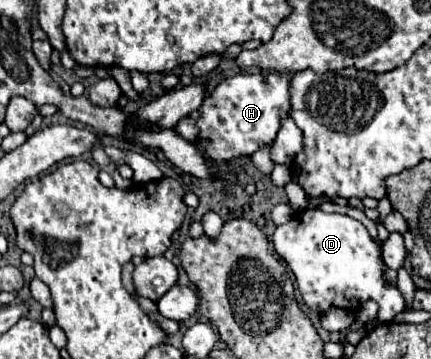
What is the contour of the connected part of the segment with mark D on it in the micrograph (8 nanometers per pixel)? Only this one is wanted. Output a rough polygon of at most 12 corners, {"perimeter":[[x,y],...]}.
{"perimeter":[[301,210],[275,228],[311,310],[379,322],[405,308],[379,244],[355,218]]}

